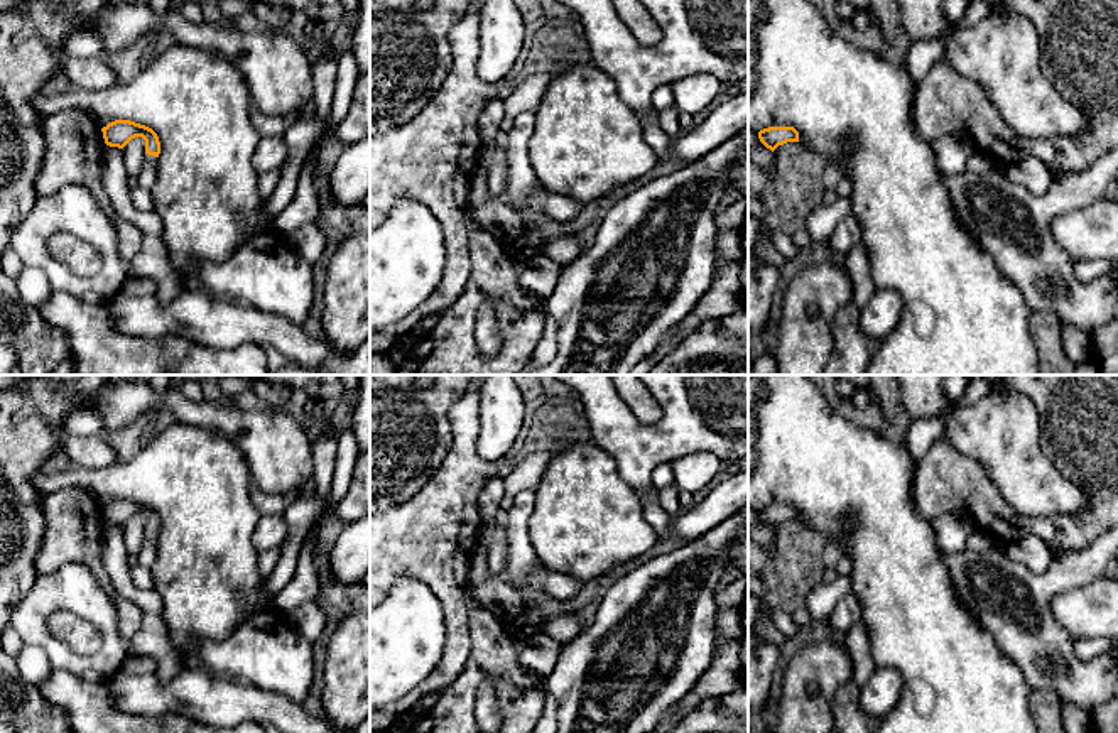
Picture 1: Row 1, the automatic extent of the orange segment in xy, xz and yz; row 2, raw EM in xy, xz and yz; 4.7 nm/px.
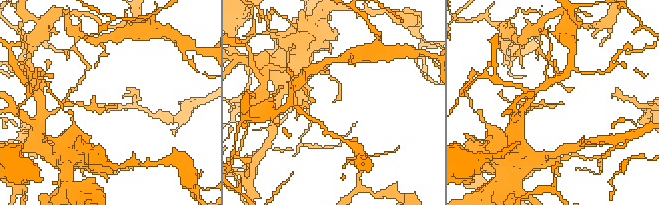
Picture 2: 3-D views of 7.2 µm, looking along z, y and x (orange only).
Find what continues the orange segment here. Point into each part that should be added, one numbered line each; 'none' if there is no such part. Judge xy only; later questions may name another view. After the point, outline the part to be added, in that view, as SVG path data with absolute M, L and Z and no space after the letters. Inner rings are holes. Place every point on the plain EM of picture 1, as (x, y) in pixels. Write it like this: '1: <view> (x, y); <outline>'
1: xy (147, 556); M145 534L145 542L142 551L138 552L135 562L145 566L145 567L152 567L157 557L157 551L159 551L159 535L154 534Z

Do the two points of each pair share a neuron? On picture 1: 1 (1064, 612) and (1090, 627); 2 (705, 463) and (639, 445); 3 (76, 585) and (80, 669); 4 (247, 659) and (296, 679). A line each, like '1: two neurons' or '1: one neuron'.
1: one neuron
2: two neurons
3: one neuron
4: one neuron

